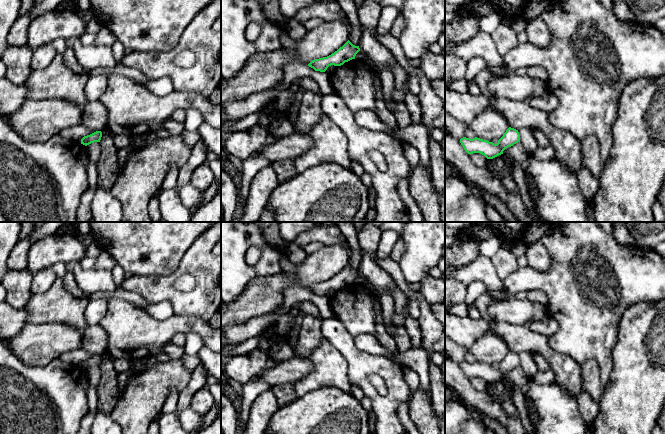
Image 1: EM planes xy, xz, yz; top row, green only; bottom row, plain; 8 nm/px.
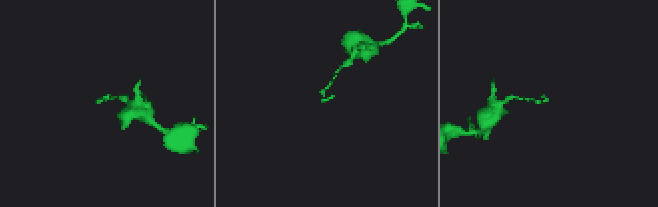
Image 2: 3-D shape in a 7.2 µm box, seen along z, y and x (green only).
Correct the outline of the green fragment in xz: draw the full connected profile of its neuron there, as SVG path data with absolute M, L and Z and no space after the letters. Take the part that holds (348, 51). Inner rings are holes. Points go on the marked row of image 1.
M349 40L331 55L312 60L308 66L315 71L325 72L331 65L341 66L345 62L355 59L356 54L360 51L359 46L353 45Z

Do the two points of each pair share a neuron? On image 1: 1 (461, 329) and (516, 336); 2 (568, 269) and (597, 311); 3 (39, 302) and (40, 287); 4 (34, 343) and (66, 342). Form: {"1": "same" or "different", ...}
{"1": "different", "2": "same", "3": "different", "4": "same"}

